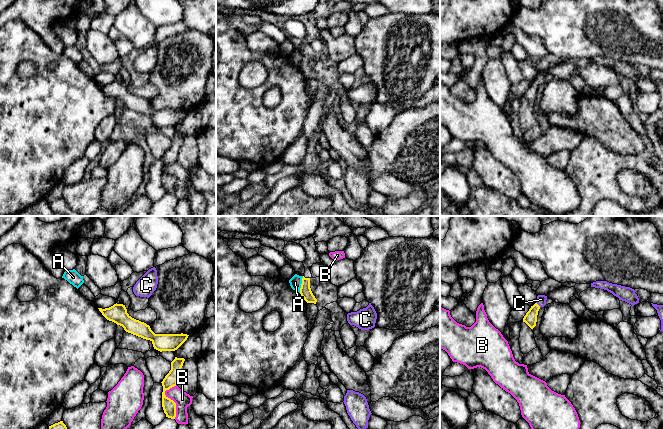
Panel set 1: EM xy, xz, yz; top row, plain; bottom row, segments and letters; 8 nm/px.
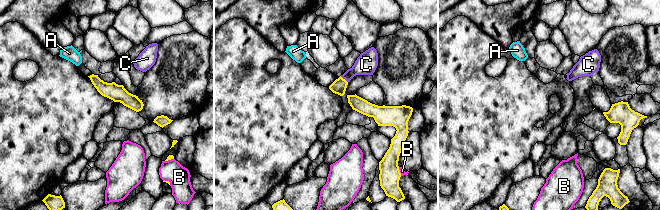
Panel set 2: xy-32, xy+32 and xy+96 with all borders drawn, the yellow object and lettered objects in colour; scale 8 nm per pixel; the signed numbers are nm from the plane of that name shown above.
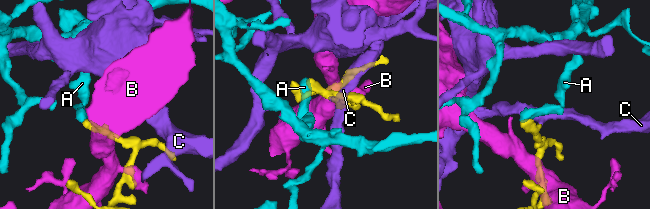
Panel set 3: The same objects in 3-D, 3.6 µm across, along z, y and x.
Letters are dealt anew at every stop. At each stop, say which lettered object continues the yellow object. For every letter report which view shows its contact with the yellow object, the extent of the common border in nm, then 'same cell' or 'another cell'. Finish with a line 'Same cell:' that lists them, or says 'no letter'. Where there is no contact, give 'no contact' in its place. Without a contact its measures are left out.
A: xz | 140 nm | another cell
B: xy | 280 nm | another cell
C: yz | 50 nm | same cell
Same cell: C

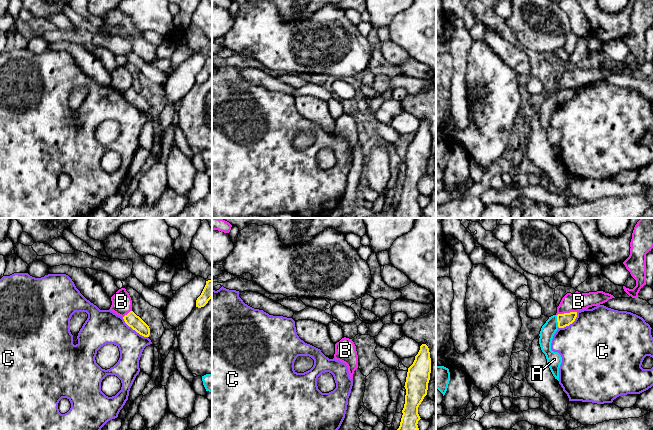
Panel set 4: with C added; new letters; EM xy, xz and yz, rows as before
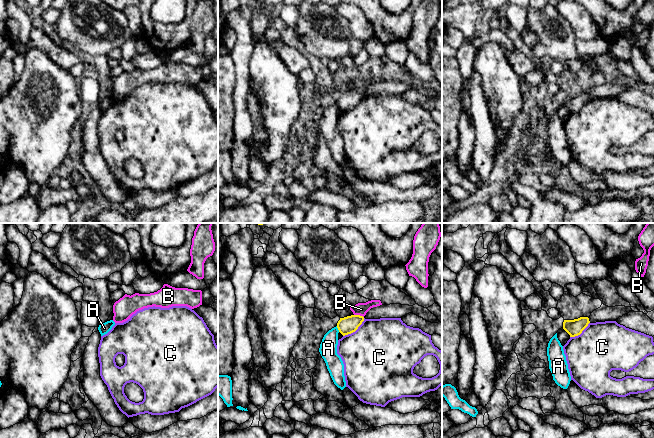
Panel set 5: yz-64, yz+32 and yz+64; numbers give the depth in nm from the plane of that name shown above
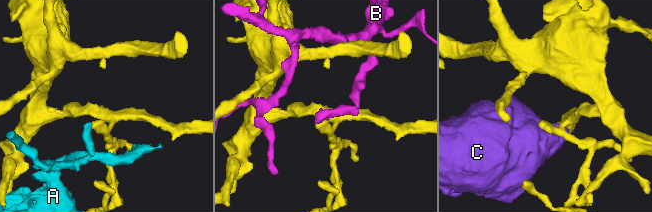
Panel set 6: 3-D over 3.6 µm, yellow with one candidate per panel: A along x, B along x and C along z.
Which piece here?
A: yz | 110 nm | another cell
B: yz | 160 nm | another cell
C: xy | 260 nm | another cell
Same cell: no letter

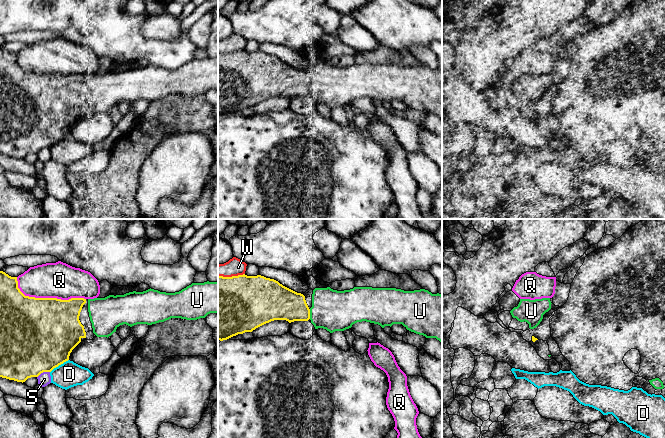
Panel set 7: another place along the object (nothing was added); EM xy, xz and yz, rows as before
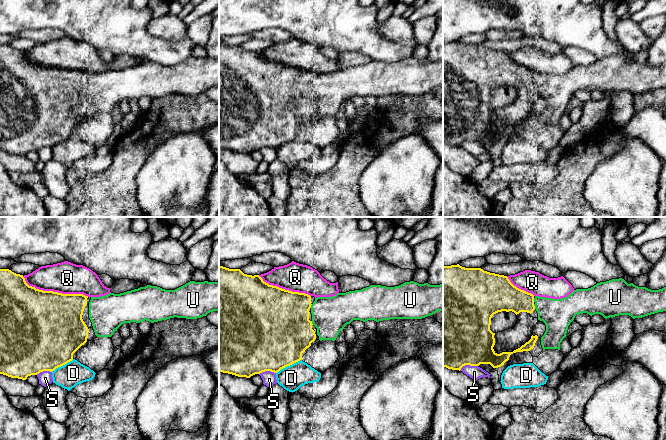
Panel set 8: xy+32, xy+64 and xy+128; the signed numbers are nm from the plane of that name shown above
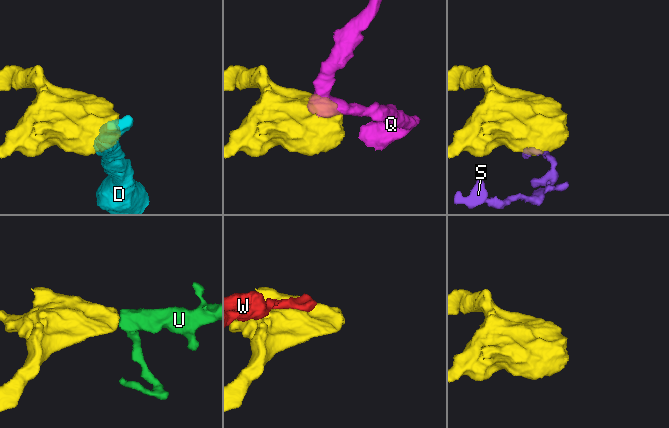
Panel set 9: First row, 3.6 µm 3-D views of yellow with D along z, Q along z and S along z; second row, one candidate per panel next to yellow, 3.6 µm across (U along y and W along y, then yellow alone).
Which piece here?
D: xy | 190 nm | another cell
Q: xy | 600 nm | another cell
S: xy | 120 nm | another cell
U: xz | 80 nm | same cell
W: xz | 220 nm | another cell
Same cell: U

